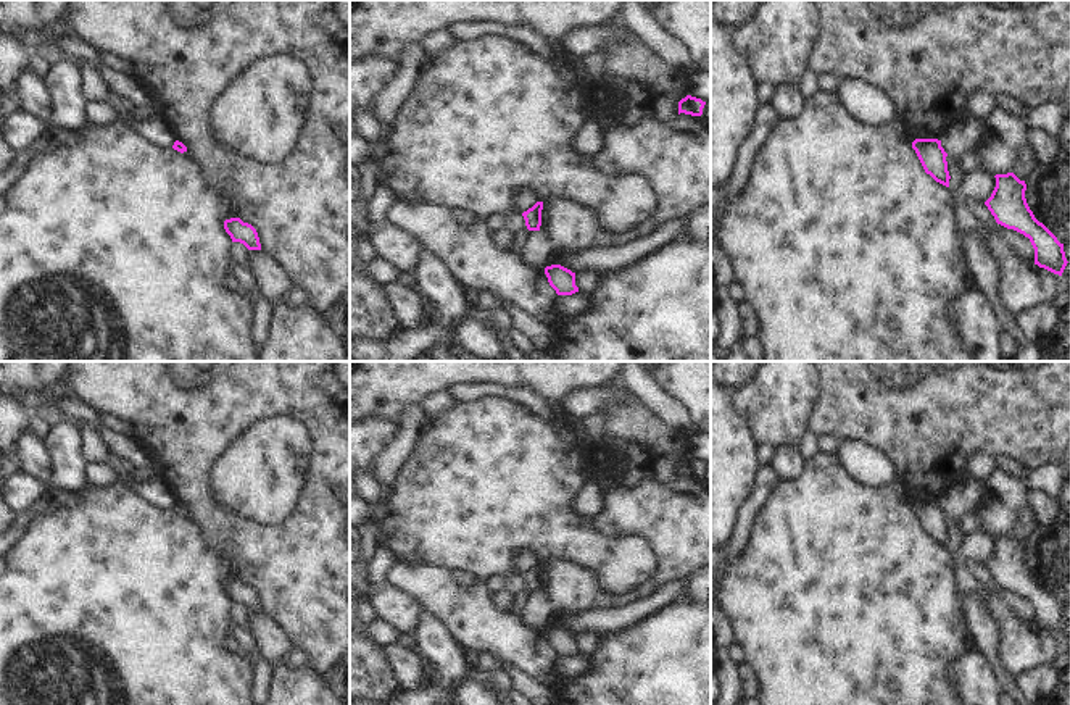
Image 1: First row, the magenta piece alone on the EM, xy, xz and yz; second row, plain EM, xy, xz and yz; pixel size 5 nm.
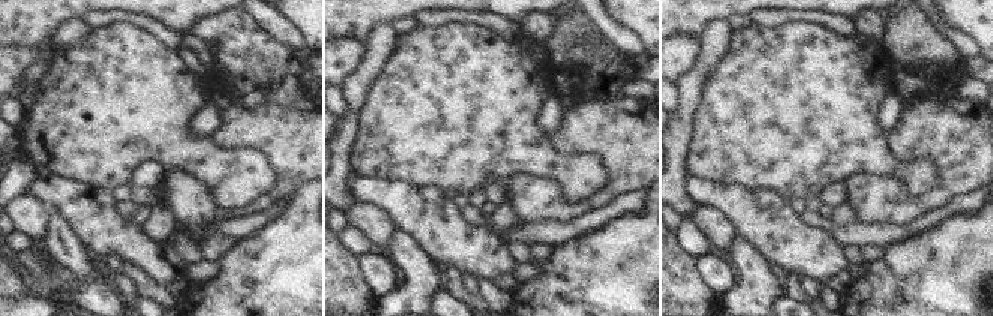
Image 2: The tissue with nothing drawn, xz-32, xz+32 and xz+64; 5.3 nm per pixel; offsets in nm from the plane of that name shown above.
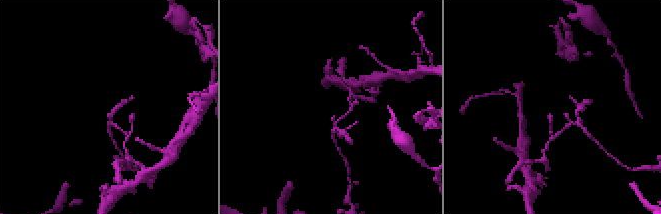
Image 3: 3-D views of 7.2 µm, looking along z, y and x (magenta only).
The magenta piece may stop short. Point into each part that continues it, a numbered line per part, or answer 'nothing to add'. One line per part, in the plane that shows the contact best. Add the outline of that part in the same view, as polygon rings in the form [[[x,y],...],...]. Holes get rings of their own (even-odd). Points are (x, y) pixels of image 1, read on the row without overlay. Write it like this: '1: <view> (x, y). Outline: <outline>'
nothing to add

